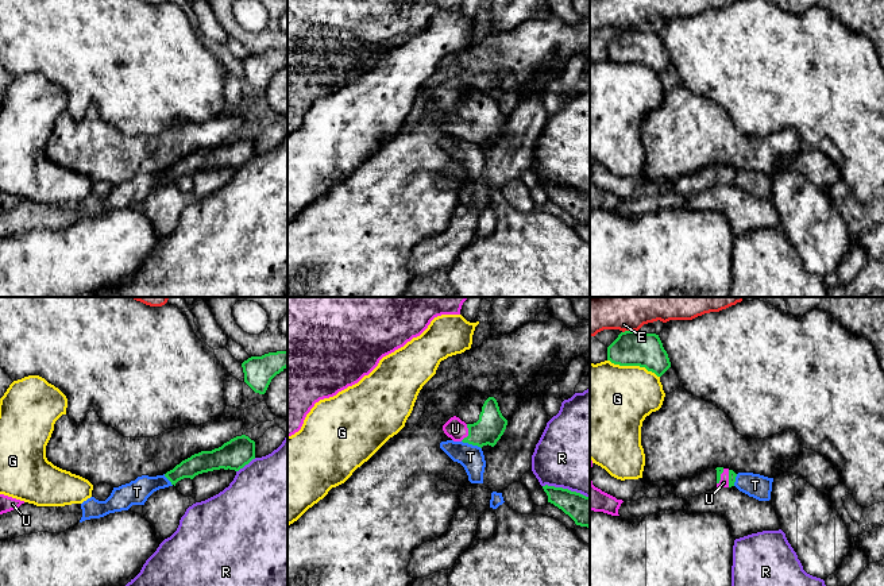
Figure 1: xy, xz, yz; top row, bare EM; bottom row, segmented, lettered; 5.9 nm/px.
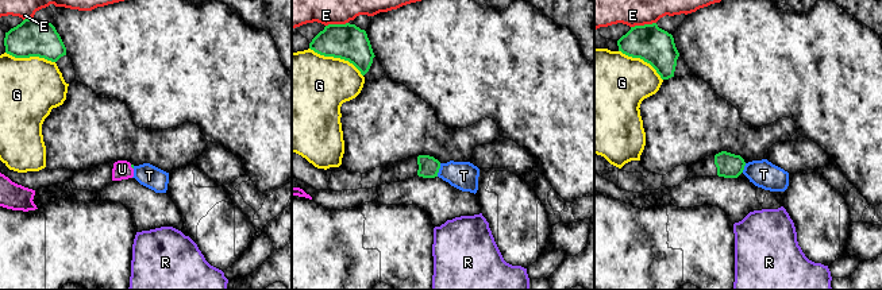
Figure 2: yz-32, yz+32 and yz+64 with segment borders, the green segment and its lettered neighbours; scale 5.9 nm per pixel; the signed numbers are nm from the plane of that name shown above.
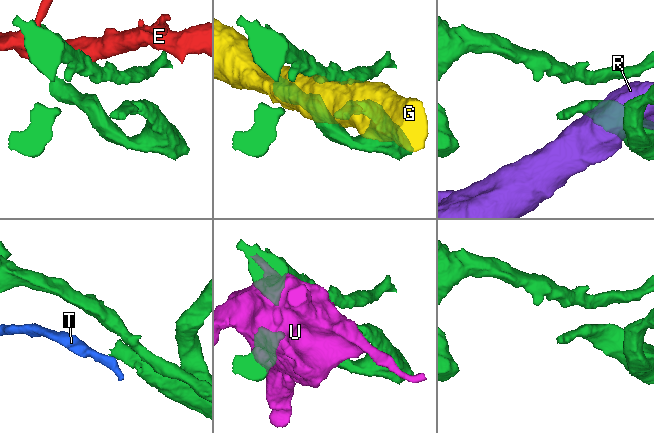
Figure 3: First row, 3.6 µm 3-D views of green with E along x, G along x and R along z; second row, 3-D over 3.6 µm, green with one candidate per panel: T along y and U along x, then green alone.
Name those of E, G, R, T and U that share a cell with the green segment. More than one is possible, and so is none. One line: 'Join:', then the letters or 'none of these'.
Join: U

